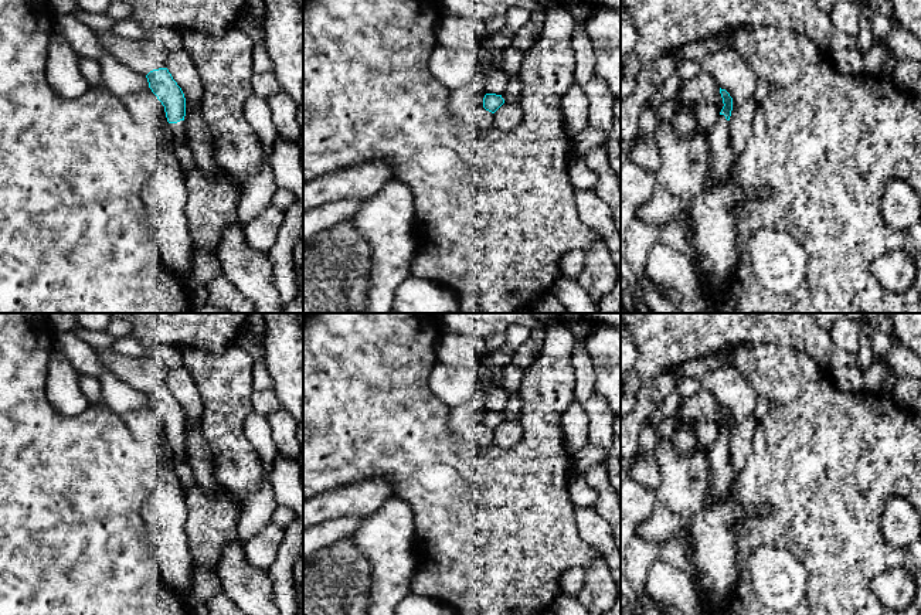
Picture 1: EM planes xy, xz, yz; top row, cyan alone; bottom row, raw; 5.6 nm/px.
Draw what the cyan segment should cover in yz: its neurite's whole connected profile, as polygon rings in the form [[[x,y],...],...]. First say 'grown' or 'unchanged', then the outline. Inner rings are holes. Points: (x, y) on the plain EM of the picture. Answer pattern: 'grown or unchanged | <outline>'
grown | [[[720,405],[723,415],[723,427],[717,435],[716,442],[707,451],[710,465],[710,480],[706,496],[706,504],[711,504],[720,495],[728,490],[735,480],[735,472],[731,465],[730,455],[730,434],[733,428],[733,415],[725,407]]]

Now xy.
grown | [[[167,385],[150,388],[147,393],[149,405],[164,424],[167,439],[173,451],[173,469],[184,490],[193,489],[196,478],[186,455],[186,415],[181,405],[173,397]]]

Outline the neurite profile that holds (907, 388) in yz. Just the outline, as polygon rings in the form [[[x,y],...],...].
[[[912,376],[900,377],[894,388],[894,402],[904,410],[914,407],[917,397],[921,394],[921,380]]]

